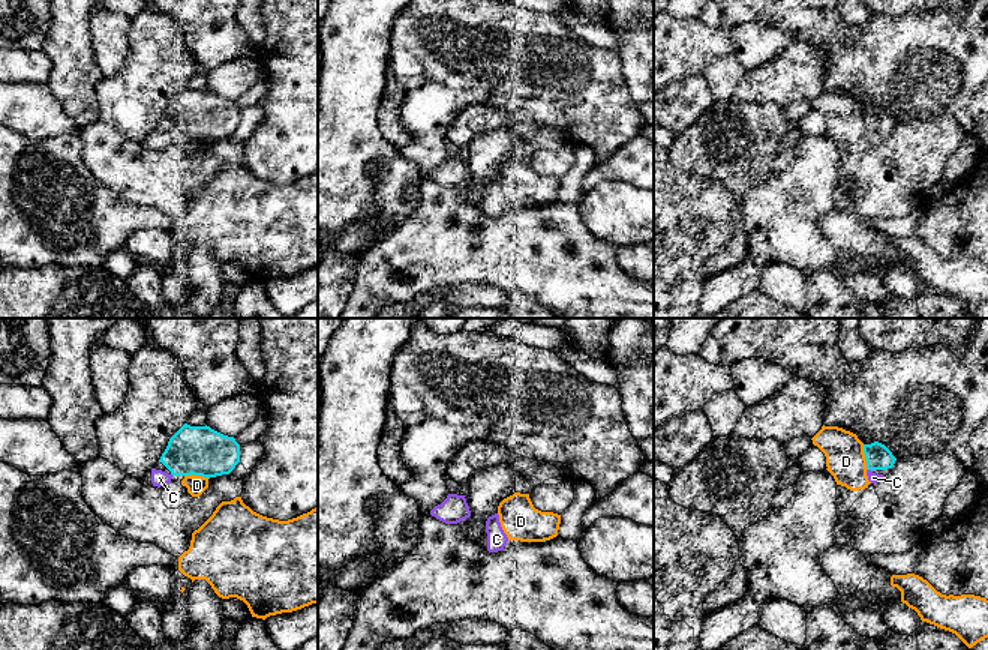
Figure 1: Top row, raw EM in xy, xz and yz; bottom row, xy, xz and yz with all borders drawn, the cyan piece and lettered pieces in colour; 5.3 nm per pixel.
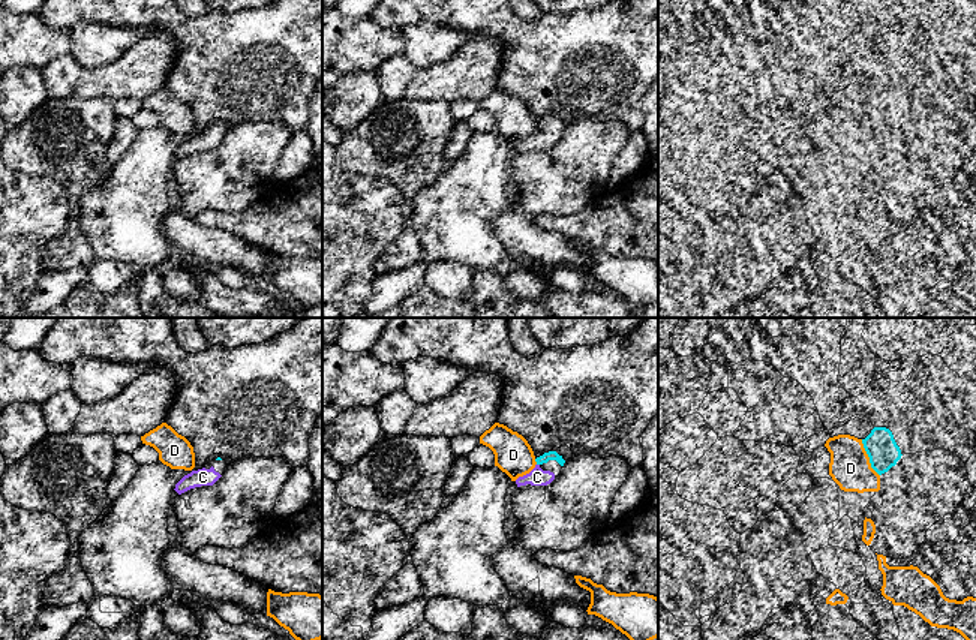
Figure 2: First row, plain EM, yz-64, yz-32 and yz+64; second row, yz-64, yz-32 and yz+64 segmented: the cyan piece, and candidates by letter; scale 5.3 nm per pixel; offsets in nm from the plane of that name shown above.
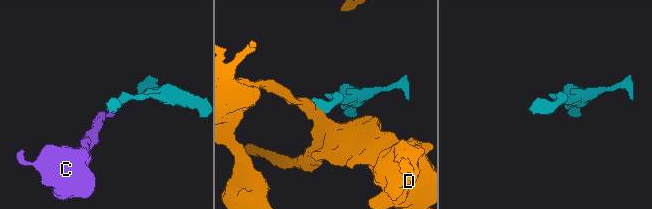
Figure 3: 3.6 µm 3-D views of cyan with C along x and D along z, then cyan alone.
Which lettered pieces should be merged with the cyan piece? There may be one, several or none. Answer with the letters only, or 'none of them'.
C

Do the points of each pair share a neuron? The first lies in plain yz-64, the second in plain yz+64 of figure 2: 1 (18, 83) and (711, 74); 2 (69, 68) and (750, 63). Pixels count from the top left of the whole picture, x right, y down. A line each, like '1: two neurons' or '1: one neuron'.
1: two neurons
2: two neurons

